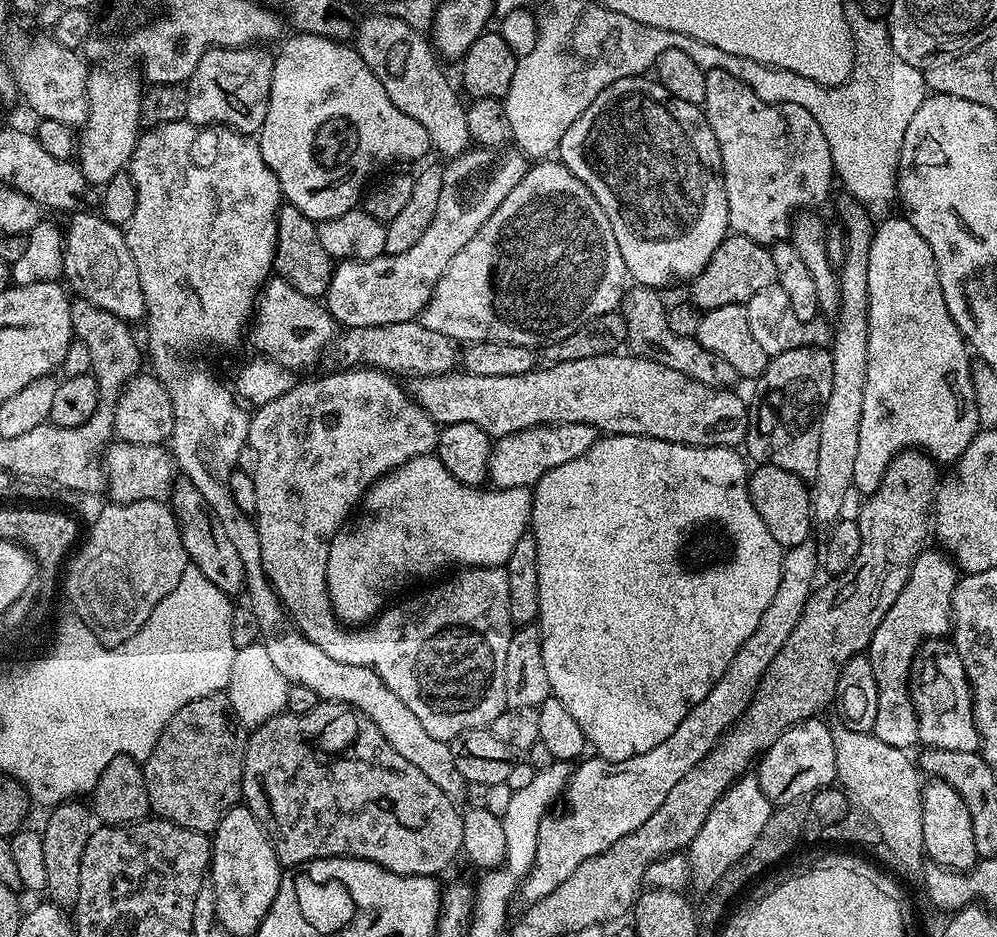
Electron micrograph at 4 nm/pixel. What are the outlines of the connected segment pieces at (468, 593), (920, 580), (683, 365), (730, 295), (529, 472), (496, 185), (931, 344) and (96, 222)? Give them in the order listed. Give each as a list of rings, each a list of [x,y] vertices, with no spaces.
[[[356,366],[351,370],[335,370],[329,376],[320,376],[317,380],[304,380],[293,383],[292,389],[278,398],[274,402],[266,402],[259,405],[251,413],[248,422],[248,442],[247,447],[252,448],[256,455],[256,468],[251,469],[254,478],[254,490],[258,494],[258,506],[254,513],[258,536],[261,538],[262,560],[264,562],[265,574],[268,576],[273,589],[277,592],[277,598],[281,601],[285,611],[291,616],[292,623],[310,642],[323,650],[325,654],[330,654],[336,662],[346,662],[346,666],[366,666],[410,706],[411,712],[418,717],[418,722],[422,722],[422,727],[426,729],[433,738],[439,740],[451,740],[458,734],[466,730],[475,728],[486,728],[492,725],[494,718],[502,714],[508,707],[506,702],[506,654],[512,651],[514,641],[512,641],[512,631],[514,625],[510,618],[510,578],[503,567],[499,568],[466,568],[449,575],[445,584],[440,584],[437,588],[432,588],[425,594],[424,600],[408,600],[405,604],[396,604],[385,607],[375,620],[363,626],[345,626],[334,614],[330,594],[326,586],[326,558],[330,554],[330,542],[334,534],[343,528],[346,521],[357,511],[358,505],[363,501],[369,488],[381,480],[393,468],[398,467],[396,460],[401,460],[403,464],[407,462],[408,436],[404,436],[404,444],[400,444],[400,436],[396,436],[396,428],[388,428],[388,381],[393,378],[386,371],[381,371],[376,367]]]
[[[925,550],[920,553],[920,557],[916,559],[914,566],[910,570],[910,578],[906,578],[906,586],[902,586],[902,594],[898,594],[898,598],[894,598],[894,606],[890,606],[890,610],[886,610],[886,618],[882,618],[882,622],[878,622],[878,630],[874,630],[874,638],[870,642],[866,653],[870,666],[874,670],[874,682],[878,682],[878,718],[874,718],[874,726],[871,733],[873,736],[882,738],[882,742],[886,742],[886,746],[894,746],[895,748],[903,748],[905,750],[911,749],[911,744],[915,745],[919,741],[918,714],[915,713],[915,704],[912,701],[912,689],[910,687],[910,681],[913,679],[914,661],[925,641],[947,637],[952,626],[952,599],[956,589],[958,569],[947,552],[943,550],[935,551]]]
[[[632,286],[624,293],[622,315],[628,331],[627,347],[635,355],[644,356],[648,360],[658,362],[662,366],[670,366],[670,370],[678,370],[678,374],[686,374],[686,378],[694,378],[694,382],[702,382],[711,388],[731,389],[738,377],[734,366],[718,358],[718,354],[710,354],[690,336],[679,336],[668,329],[668,308],[661,293],[654,288]]]
[[[729,234],[724,237],[718,250],[714,250],[710,262],[706,262],[703,270],[690,282],[690,300],[704,312],[714,310],[718,306],[745,305],[759,291],[775,283],[776,272],[771,251],[750,238]]]
[[[554,423],[532,427],[514,435],[499,437],[488,459],[489,481],[497,488],[522,488],[533,485],[539,479],[536,464],[542,468],[557,468],[581,457],[600,437],[597,428],[588,423]]]
[[[515,146],[503,147],[469,147],[460,156],[451,157],[447,161],[448,169],[442,172],[442,194],[438,194],[438,210],[434,210],[434,218],[430,218],[430,226],[426,226],[426,234],[410,246],[410,250],[402,250],[402,254],[393,256],[383,254],[370,257],[369,260],[341,259],[335,265],[332,281],[326,293],[328,313],[336,320],[337,325],[345,329],[352,327],[386,326],[387,323],[402,323],[416,320],[420,311],[428,308],[430,298],[434,294],[434,286],[438,286],[438,278],[446,274],[446,266],[481,230],[490,214],[502,203],[502,198],[522,182],[522,178],[530,167],[529,157]]]
[[[889,215],[875,225],[870,242],[868,255],[868,270],[866,272],[866,286],[868,287],[868,369],[866,370],[866,394],[862,398],[862,422],[858,425],[858,459],[854,461],[854,478],[852,487],[858,493],[870,494],[878,490],[890,462],[900,452],[909,450],[923,450],[936,462],[937,465],[955,465],[960,455],[970,446],[970,442],[981,431],[978,422],[978,406],[974,402],[974,382],[972,381],[973,361],[970,357],[970,348],[964,335],[958,330],[954,318],[950,318],[950,310],[946,306],[946,298],[942,294],[942,282],[938,274],[938,266],[934,262],[934,250],[918,230],[903,215]]]
[[[81,210],[71,217],[72,220],[66,224],[64,232],[64,274],[63,279],[68,280],[67,287],[79,299],[90,302],[110,314],[114,314],[119,320],[133,322],[132,320],[143,321],[146,316],[144,306],[144,295],[142,286],[138,282],[138,266],[134,266],[134,254],[130,254],[130,246],[126,242],[124,232],[119,227],[105,220],[104,217],[92,210]]]

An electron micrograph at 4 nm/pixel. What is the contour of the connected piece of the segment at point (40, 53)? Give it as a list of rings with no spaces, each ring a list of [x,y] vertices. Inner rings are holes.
[[[55,37],[18,40],[6,50],[19,95],[39,119],[54,119],[68,127],[83,125],[89,114],[87,61],[75,50],[62,46]]]

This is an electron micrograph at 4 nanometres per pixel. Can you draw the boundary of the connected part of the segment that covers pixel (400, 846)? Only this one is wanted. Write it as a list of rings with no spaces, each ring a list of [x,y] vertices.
[[[320,702],[308,713],[296,713],[291,710],[283,714],[272,716],[264,724],[260,724],[251,729],[244,746],[244,791],[242,793],[243,803],[252,811],[254,818],[263,826],[264,833],[272,839],[272,845],[276,851],[276,857],[281,865],[291,866],[310,862],[318,858],[330,858],[331,856],[353,856],[359,860],[369,860],[394,874],[403,876],[434,876],[439,877],[443,868],[448,868],[452,864],[452,859],[462,852],[462,830],[464,829],[464,817],[457,801],[451,800],[418,766],[406,762],[386,738],[382,738],[382,730],[366,718],[357,708],[351,708],[349,704],[334,704],[331,702]]]

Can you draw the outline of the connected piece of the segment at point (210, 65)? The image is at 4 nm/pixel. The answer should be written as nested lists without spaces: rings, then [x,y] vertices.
[[[264,46],[247,48],[208,48],[198,62],[194,74],[186,81],[188,101],[186,102],[186,119],[189,124],[220,124],[225,129],[241,134],[259,133],[266,122],[266,110],[272,85],[273,53],[267,52]]]

